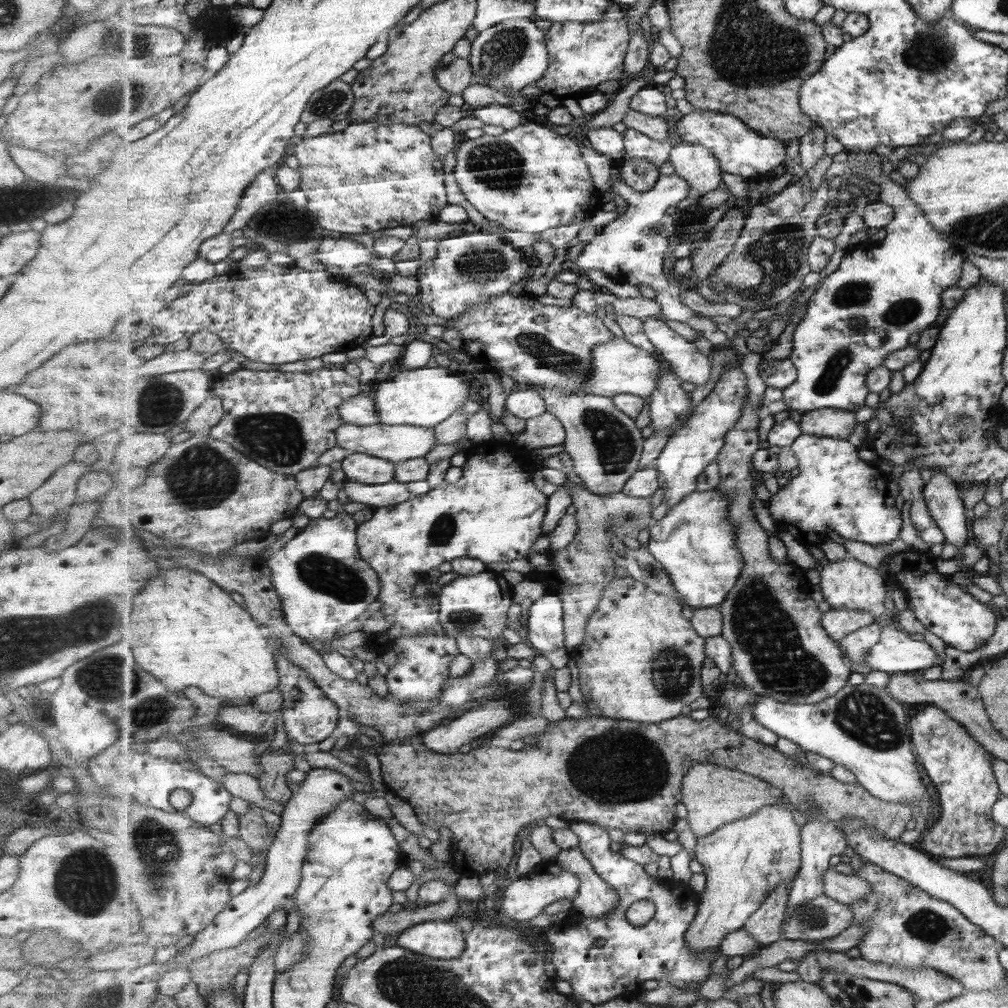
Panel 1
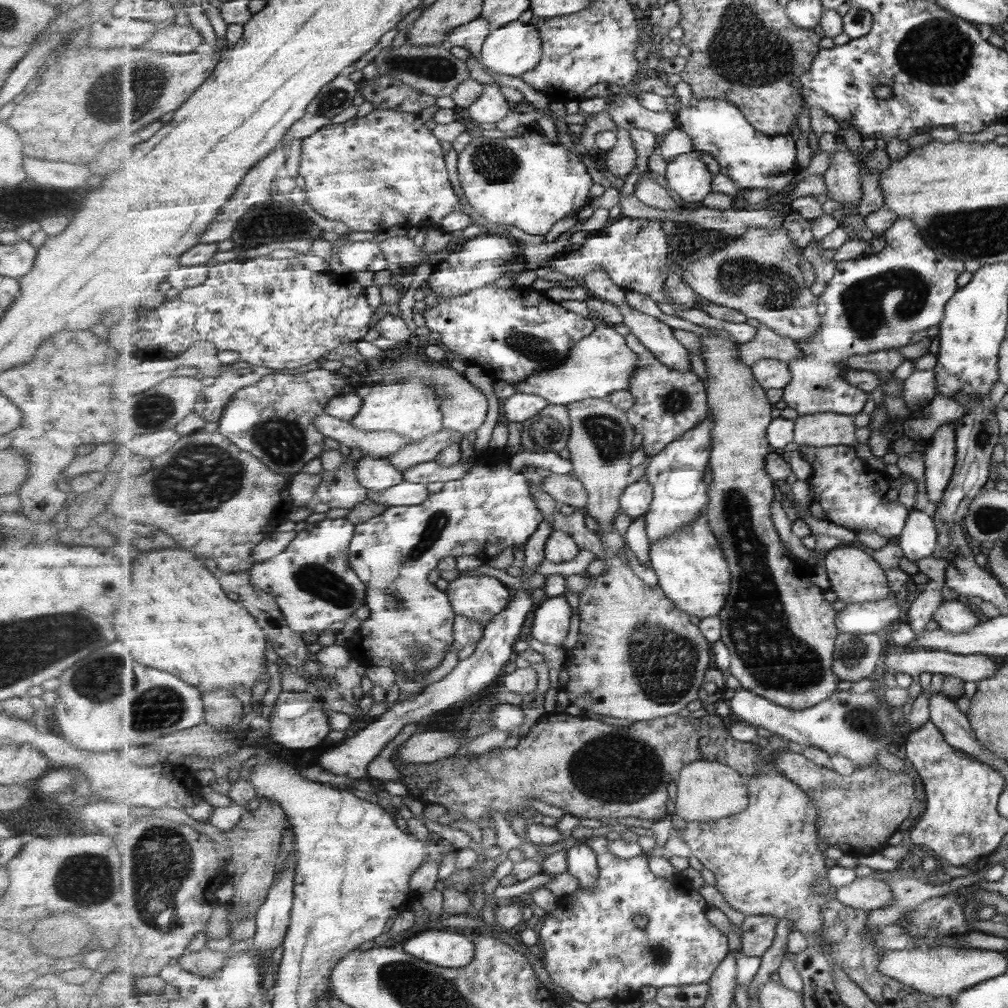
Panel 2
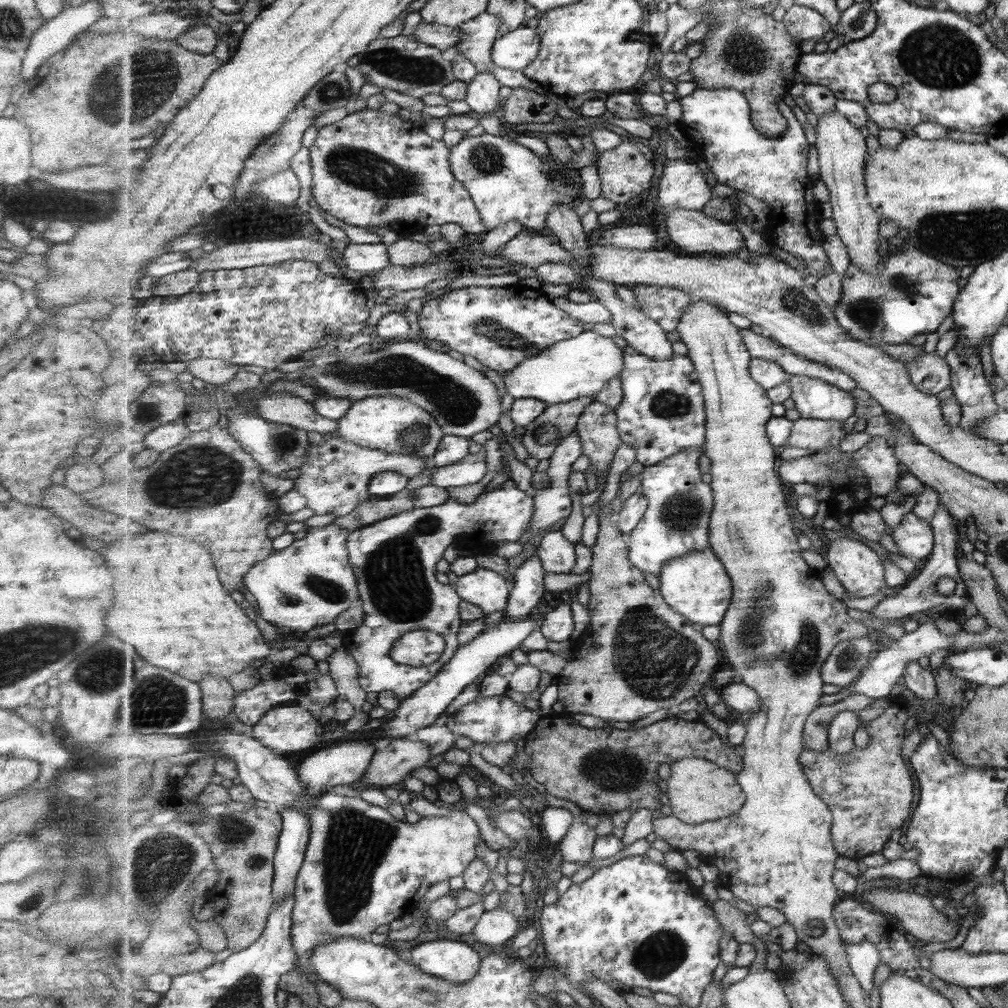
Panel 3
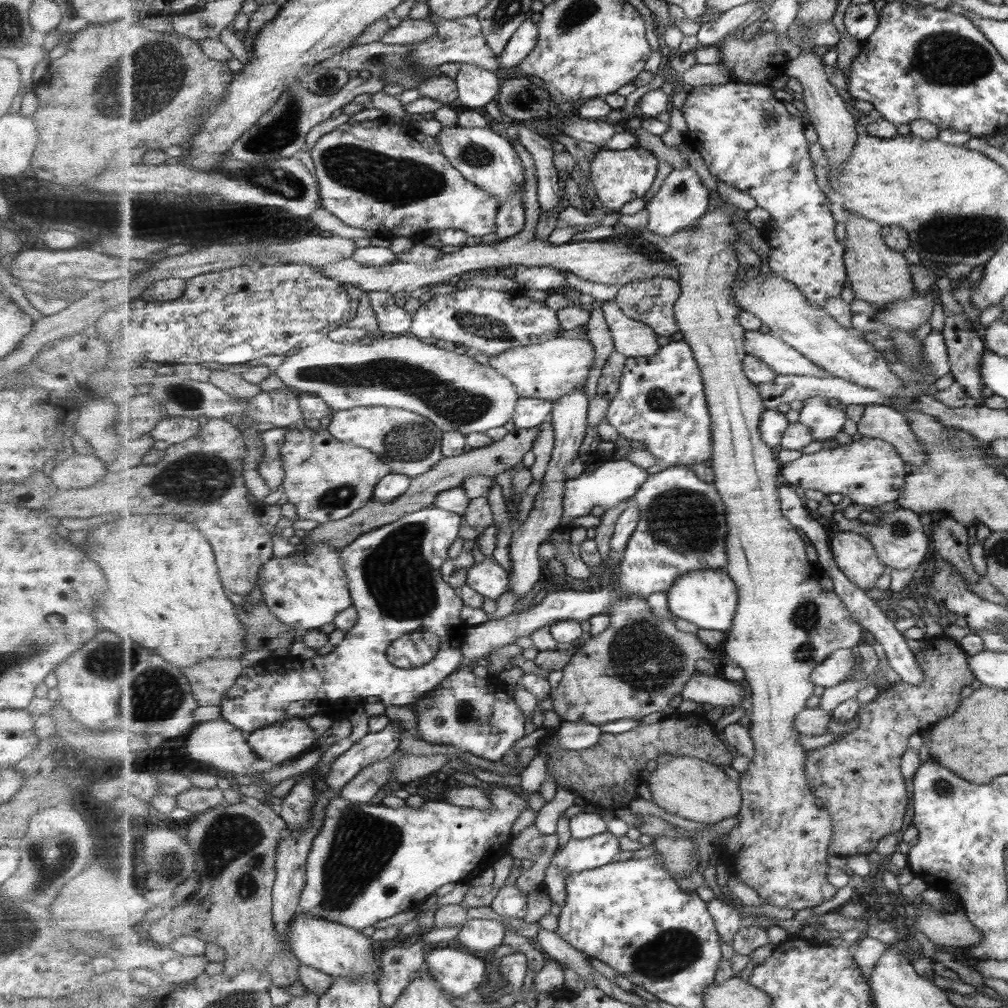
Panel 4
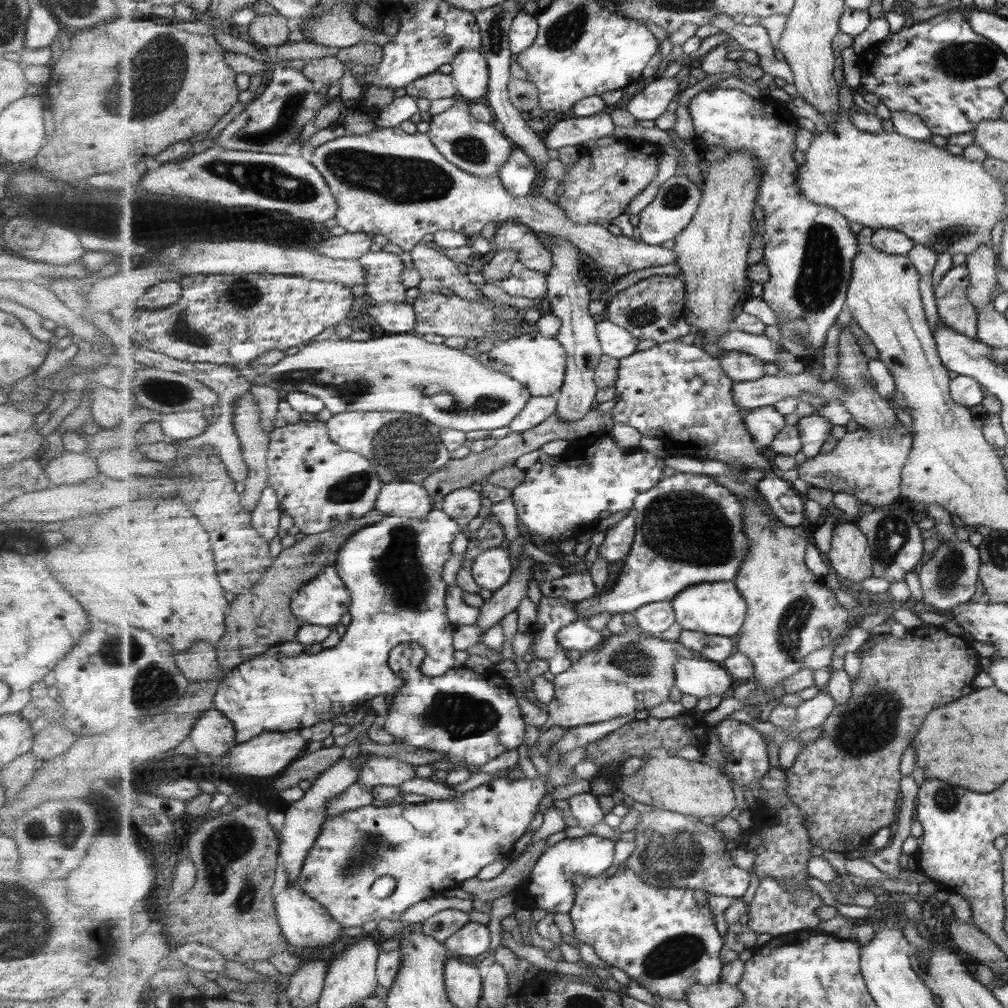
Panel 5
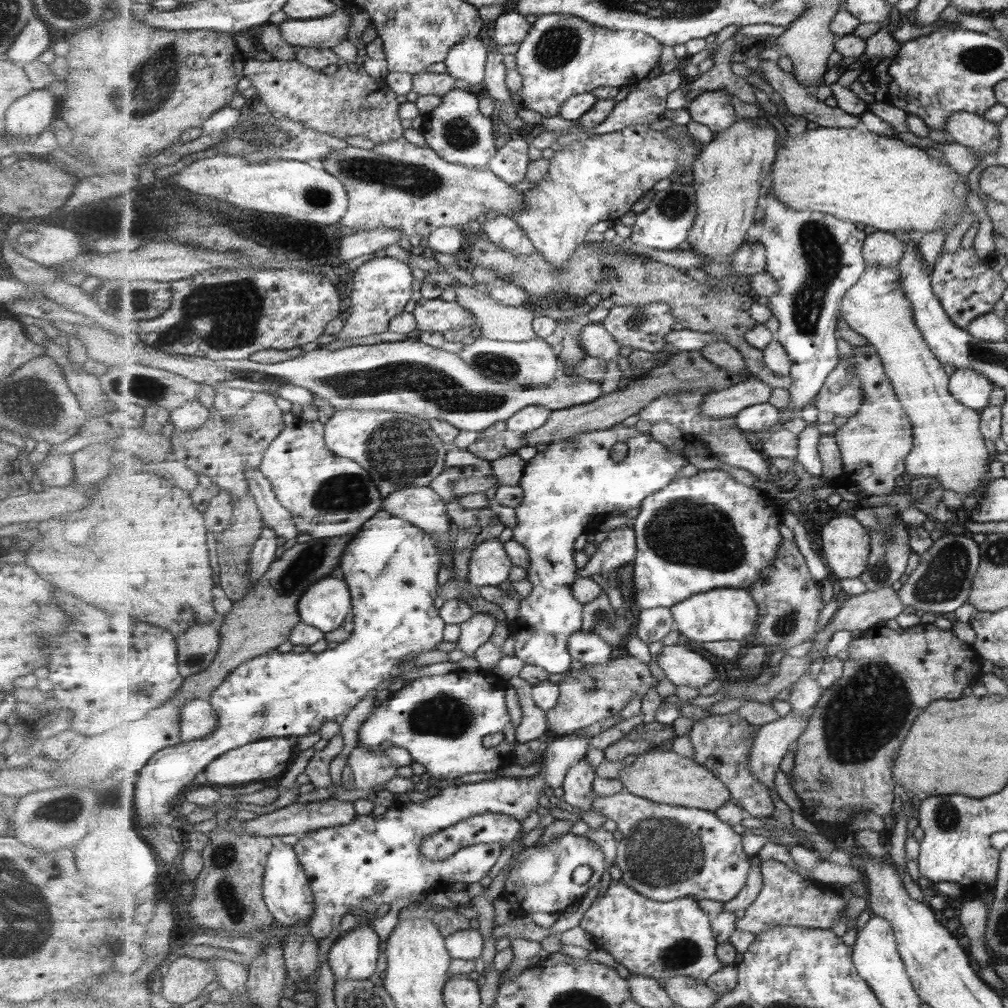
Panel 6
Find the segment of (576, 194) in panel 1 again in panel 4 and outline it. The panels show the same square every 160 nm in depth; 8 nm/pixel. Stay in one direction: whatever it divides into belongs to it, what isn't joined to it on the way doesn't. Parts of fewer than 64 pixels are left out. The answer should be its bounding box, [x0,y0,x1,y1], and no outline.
[435,124,526,204]

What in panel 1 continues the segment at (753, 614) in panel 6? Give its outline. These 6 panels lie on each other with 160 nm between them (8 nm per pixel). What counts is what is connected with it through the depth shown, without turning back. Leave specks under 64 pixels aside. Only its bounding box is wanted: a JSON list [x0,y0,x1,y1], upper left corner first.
[647,487,746,608]

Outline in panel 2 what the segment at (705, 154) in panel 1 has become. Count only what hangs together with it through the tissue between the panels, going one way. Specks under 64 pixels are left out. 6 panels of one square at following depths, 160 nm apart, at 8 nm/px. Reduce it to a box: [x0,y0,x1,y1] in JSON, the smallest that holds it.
[665,150,713,203]

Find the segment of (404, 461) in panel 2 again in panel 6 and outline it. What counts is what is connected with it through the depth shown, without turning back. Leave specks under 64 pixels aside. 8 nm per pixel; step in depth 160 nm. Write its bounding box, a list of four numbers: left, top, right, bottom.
[260,420,385,538]

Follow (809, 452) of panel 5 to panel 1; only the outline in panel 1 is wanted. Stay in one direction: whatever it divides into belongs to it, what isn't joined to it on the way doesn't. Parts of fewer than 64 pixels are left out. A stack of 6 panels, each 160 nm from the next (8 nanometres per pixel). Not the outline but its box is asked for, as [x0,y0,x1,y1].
[783,150,967,415]

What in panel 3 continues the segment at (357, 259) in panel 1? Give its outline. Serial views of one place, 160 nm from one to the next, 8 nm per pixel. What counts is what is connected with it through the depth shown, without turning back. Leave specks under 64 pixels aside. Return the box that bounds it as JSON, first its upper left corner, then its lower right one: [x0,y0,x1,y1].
[343,242,392,277]

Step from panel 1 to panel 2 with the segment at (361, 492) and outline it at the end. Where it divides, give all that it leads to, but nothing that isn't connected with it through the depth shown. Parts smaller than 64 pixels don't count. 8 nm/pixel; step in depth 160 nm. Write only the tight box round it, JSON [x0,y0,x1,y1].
[368,481,430,506]

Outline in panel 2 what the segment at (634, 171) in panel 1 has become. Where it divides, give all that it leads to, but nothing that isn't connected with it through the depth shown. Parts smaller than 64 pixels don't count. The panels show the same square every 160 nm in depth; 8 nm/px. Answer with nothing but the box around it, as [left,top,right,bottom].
[634,170,684,211]

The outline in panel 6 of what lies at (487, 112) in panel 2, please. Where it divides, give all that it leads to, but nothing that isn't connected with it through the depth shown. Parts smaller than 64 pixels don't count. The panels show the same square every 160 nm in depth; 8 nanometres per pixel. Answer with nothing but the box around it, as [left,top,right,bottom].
[444,37,489,86]

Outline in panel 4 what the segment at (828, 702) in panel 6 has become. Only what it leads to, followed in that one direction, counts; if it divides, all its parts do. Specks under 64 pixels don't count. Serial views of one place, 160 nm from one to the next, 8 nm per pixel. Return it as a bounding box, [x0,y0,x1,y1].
[806,636,975,857]

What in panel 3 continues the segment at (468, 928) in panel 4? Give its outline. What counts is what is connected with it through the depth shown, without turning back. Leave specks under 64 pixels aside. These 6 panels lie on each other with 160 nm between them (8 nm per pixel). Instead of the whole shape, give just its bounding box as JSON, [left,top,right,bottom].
[473,908,519,948]

